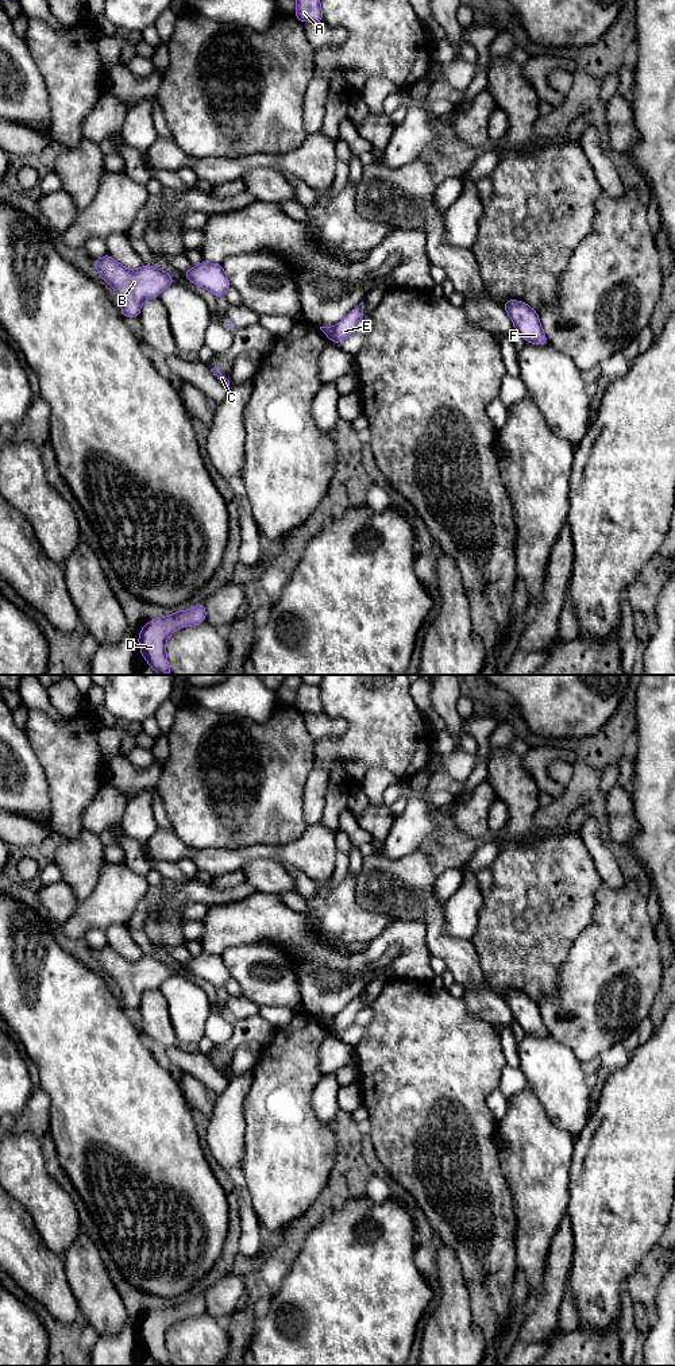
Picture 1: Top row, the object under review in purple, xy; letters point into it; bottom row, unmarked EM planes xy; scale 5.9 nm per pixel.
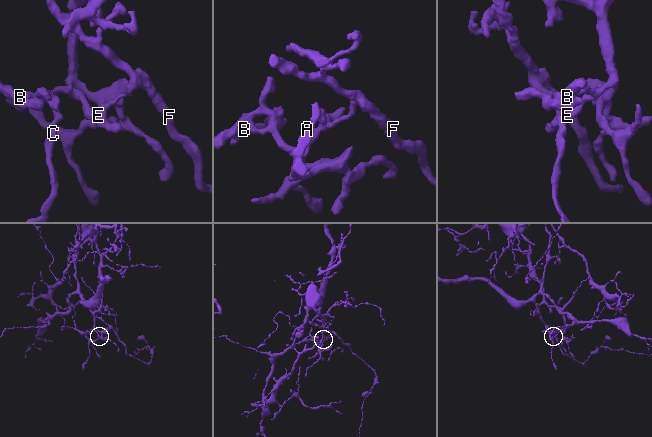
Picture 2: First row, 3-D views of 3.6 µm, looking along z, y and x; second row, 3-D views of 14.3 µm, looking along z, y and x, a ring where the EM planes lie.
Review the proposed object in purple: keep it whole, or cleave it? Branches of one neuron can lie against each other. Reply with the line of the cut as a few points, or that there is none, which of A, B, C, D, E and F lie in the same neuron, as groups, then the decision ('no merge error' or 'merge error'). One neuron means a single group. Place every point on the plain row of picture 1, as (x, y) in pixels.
cut in xy along (334, 1018), (334, 1029), (331, 1031); A B C D / E F; merge error

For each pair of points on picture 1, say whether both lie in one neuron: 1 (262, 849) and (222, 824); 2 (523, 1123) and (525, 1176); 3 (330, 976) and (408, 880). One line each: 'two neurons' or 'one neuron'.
1: two neurons
2: one neuron
3: two neurons

